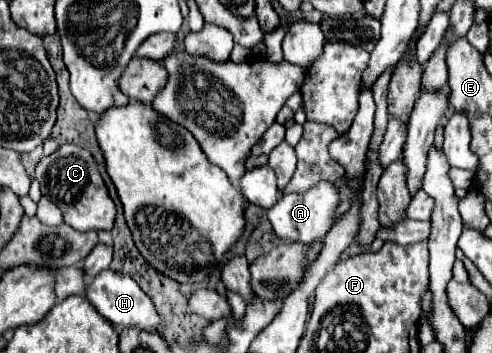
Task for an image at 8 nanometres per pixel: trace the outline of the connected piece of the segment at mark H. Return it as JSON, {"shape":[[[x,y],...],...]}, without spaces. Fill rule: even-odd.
{"shape":[[[102,271],[88,287],[86,291],[88,301],[96,307],[96,311],[108,319],[112,325],[120,325],[120,327],[138,327],[142,331],[158,331],[160,323],[162,323],[162,315],[156,311],[152,299],[138,287],[138,283],[120,273],[120,271]]]}

